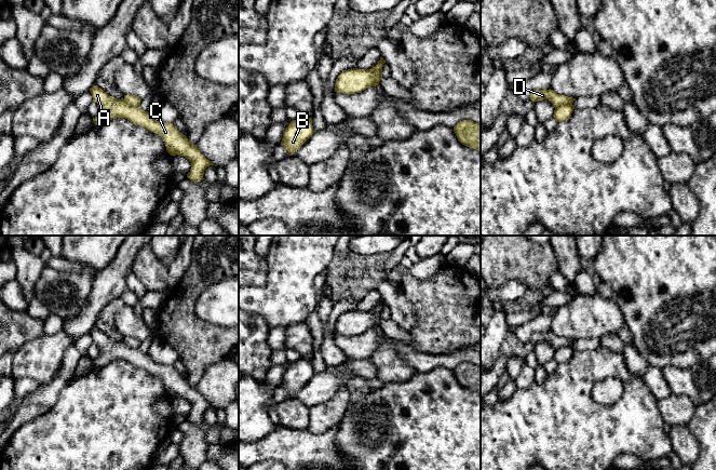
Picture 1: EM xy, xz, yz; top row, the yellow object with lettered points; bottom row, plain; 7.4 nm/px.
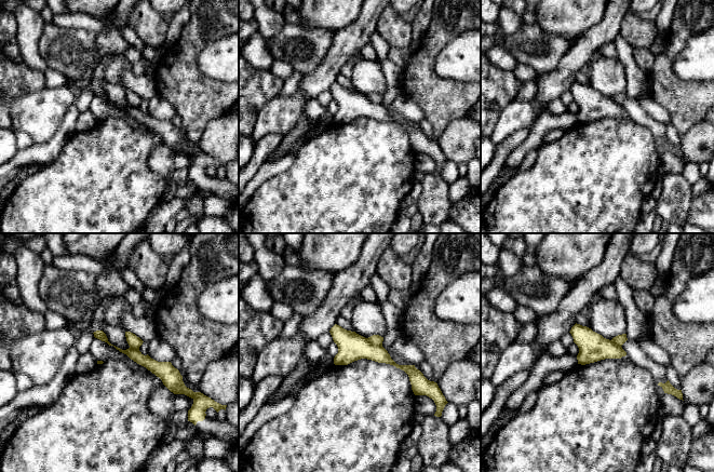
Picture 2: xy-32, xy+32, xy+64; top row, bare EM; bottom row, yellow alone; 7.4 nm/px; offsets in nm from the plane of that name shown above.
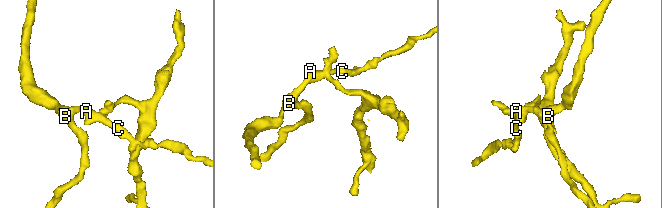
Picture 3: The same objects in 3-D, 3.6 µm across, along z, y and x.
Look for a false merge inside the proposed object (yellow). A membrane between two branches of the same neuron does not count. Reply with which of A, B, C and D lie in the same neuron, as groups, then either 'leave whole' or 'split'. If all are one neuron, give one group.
A B C / D | split

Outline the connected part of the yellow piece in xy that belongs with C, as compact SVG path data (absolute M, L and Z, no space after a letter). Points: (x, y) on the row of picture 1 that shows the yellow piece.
M93 85L90 92L93 100L98 104L100 109L99 115L93 118L95 125L106 124L112 119L124 118L160 135L171 156L180 155L191 162L191 170L187 177L193 183L203 180L205 169L210 165L215 165L173 123L159 122L148 111L144 111L140 107L129 105L124 98L118 99L109 96L97 85Z

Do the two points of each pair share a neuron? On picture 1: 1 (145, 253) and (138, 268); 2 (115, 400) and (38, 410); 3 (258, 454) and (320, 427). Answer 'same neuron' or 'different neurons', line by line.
1: same neuron
2: different neurons
3: different neurons

